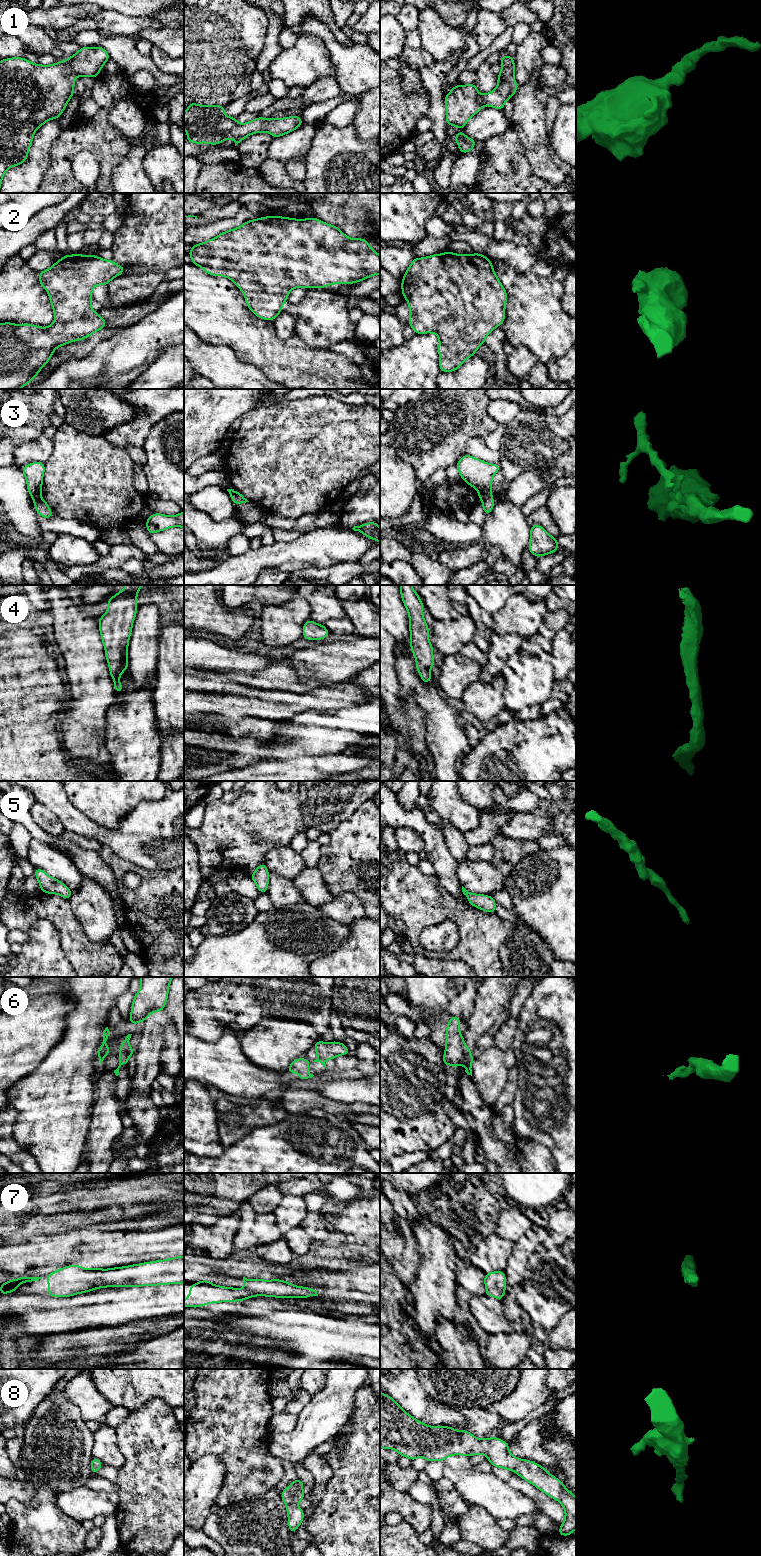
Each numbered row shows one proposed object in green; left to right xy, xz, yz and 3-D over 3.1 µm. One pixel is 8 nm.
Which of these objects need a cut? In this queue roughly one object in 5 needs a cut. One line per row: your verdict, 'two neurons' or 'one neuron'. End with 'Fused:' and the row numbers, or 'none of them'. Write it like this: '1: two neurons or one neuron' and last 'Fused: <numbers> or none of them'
1: one neuron
2: one neuron
3: two neurons
4: one neuron
5: one neuron
6: two neurons
7: one neuron
8: one neuron
Fused: 3, 6

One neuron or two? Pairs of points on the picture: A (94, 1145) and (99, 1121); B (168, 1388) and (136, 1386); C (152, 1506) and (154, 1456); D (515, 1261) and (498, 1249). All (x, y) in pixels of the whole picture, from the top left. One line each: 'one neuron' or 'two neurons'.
A: one neuron
B: one neuron
C: one neuron
D: two neurons

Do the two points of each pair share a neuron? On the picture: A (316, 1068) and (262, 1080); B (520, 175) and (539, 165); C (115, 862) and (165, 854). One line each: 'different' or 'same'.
A: same
B: different
C: different

